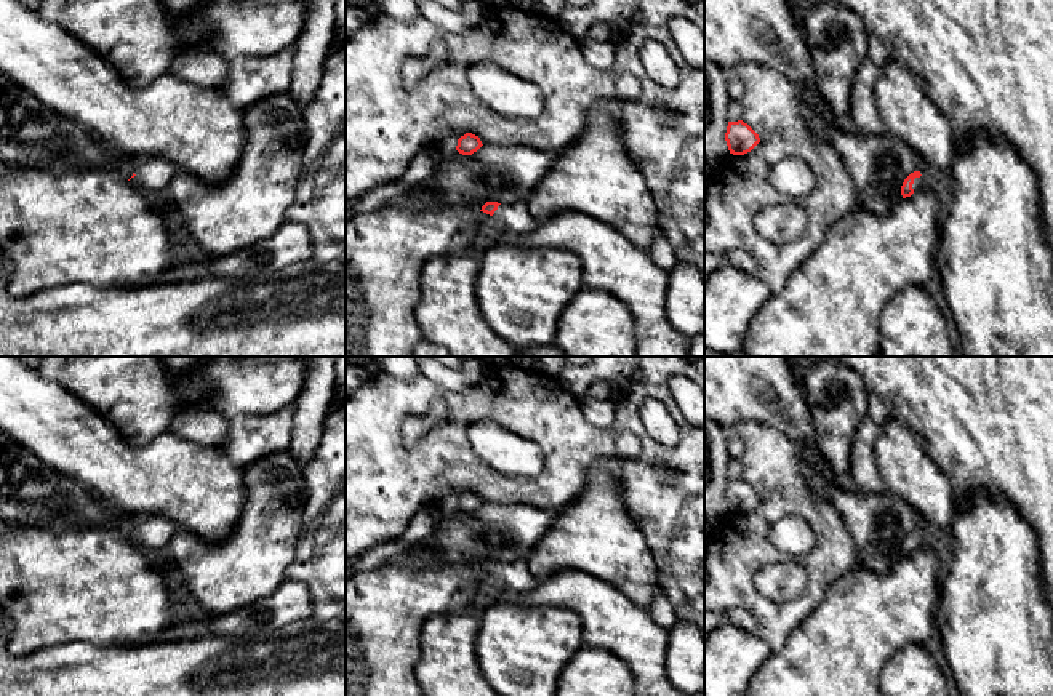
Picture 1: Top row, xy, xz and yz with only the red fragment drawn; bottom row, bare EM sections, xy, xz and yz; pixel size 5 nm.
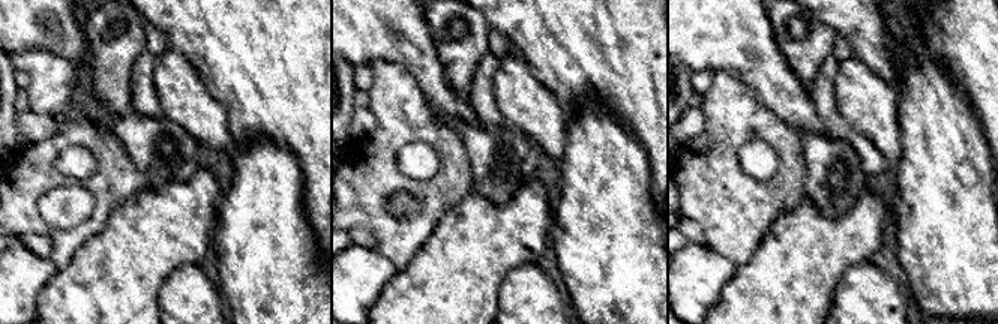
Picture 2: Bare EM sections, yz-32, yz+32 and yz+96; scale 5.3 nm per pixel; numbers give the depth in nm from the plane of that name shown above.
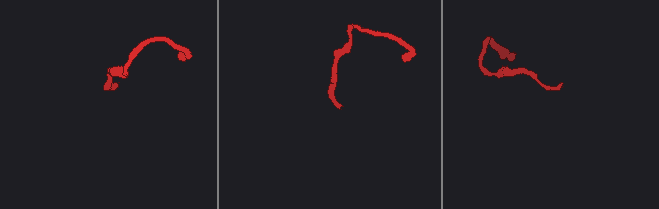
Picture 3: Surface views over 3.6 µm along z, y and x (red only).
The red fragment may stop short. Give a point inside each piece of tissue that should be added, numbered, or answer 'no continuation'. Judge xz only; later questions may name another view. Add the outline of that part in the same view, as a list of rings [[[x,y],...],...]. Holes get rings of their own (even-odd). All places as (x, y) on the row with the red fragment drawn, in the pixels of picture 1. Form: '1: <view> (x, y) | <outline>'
1: xz (517, 220) | [[[526,202],[499,205],[493,218],[501,221],[506,226],[506,230],[514,235],[525,235],[535,230],[539,222],[530,214]]]

